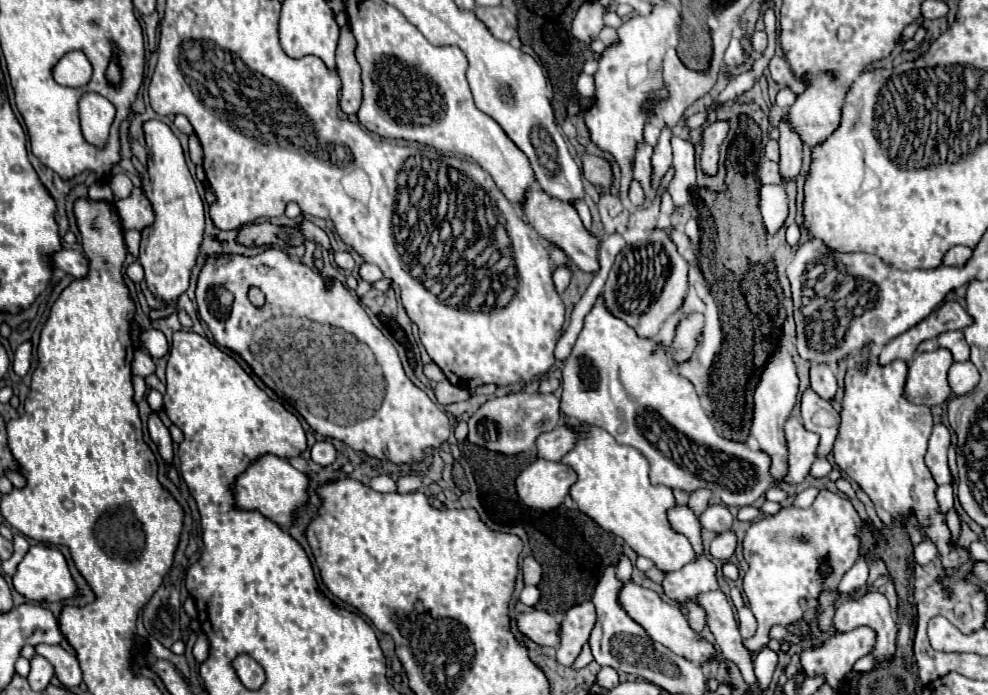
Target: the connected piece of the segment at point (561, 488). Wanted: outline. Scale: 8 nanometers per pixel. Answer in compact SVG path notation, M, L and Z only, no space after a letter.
M538 459L518 475L516 491L524 505L536 511L550 511L562 505L574 481L576 473L570 467Z

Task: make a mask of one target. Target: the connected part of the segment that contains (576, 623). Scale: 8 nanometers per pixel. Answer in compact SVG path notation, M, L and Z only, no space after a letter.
M590 601L582 605L574 605L564 613L560 623L560 645L556 649L556 661L560 665L572 665L578 657L580 649L586 645L590 631L594 627L596 613Z

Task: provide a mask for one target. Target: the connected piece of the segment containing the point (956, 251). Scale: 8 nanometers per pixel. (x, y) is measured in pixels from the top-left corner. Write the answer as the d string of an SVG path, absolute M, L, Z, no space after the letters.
M952 247L946 257L944 257L944 265L952 265L952 267L964 267L964 263L972 257L972 249L970 247Z

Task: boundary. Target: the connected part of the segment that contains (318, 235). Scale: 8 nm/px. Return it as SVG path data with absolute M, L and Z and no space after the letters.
M302 221L300 225L298 225L298 231L308 239L308 241L314 241L314 243L320 243L326 251L330 251L330 241L328 241L328 235L320 229L320 227L316 227L312 221Z

